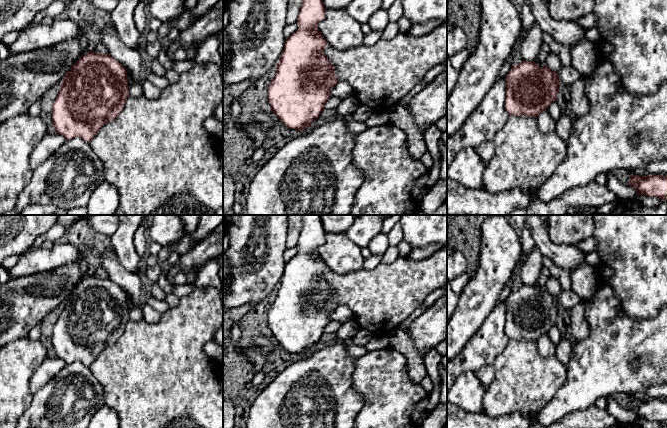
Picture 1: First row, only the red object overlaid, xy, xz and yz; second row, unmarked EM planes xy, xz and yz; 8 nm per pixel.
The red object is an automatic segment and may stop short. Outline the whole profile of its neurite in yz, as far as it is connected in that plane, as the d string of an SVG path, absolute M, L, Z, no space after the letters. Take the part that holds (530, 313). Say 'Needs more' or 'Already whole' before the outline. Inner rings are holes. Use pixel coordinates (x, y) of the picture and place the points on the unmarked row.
Already whole. M523 284L513 289L505 305L505 333L508 339L536 342L556 325L561 308L557 296L549 293L546 288L540 292L534 284Z

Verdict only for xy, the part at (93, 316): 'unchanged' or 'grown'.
unchanged

